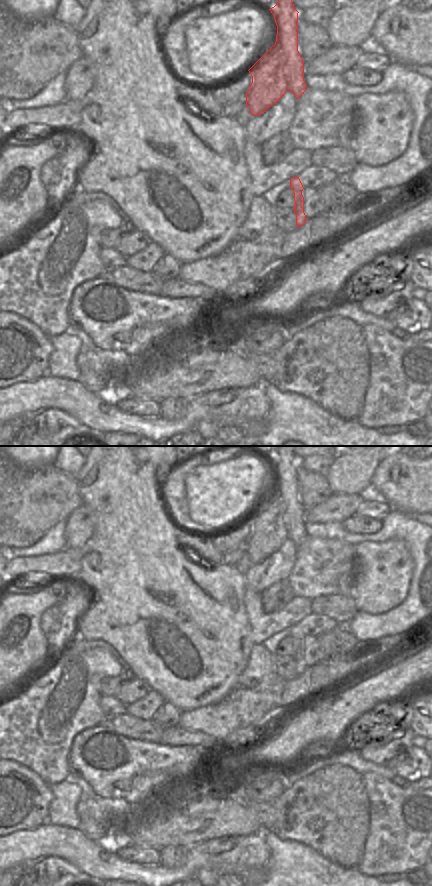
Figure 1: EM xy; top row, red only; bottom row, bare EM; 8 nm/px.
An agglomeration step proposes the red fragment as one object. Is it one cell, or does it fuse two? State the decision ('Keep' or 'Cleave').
Cleave.

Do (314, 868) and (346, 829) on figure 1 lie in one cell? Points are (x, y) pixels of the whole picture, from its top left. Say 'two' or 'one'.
two

